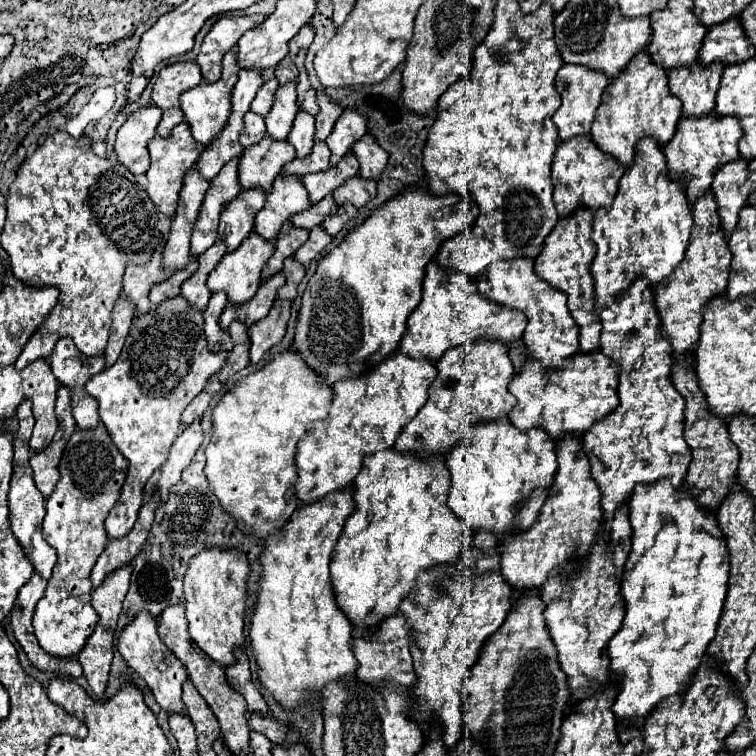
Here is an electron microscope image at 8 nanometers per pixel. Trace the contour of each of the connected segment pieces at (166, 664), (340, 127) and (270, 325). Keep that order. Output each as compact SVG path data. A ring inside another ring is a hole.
M139 612L131 624L127 624L117 640L117 650L125 658L125 662L149 684L157 704L167 712L185 712L185 704L181 700L181 686L187 680L185 664L161 642L157 634L157 620L149 612Z
M345 108L337 124L333 126L331 136L325 140L331 150L331 164L335 166L351 150L351 146L365 134L367 134L367 118L359 116L355 108Z
M275 300L275 308L271 308L271 312L263 320L259 320L259 324L253 324L249 328L253 364L257 364L271 346L281 342L289 320L289 308L289 300Z

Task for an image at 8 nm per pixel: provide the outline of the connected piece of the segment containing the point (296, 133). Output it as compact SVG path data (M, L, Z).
M299 110L295 124L287 136L287 140L295 146L297 158L303 158L311 152L313 148L313 136L315 136L315 116L311 116L309 112Z

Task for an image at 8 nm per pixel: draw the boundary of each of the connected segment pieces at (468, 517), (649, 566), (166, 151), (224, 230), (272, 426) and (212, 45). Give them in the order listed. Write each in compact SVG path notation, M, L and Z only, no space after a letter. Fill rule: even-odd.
M501 416L499 420L479 420L467 428L467 436L459 440L455 448L447 454L445 460L449 472L451 472L451 490L447 504L449 508L469 526L475 530L495 530L499 536L507 530L525 530L535 520L537 514L547 498L551 480L557 472L557 456L555 456L555 442L547 432L543 430L531 430L531 432L519 432L509 416ZM521 500L525 500L523 506L517 506Z
M657 480L655 484L651 484L651 488L635 488L635 496L631 496L631 526L633 526L633 548L631 554L625 562L623 568L623 582L621 582L621 592L625 596L625 620L621 630L613 636L611 644L609 644L609 658L611 658L611 674L613 676L621 676L619 680L619 696L615 698L613 704L613 712L619 720L619 738L623 742L627 742L631 738L631 732L635 726L639 726L641 722L645 722L645 718L649 716L649 712L667 696L677 694L681 690L685 690L697 670L697 666L701 664L709 642L715 638L715 630L717 630L717 622L723 610L723 602L725 602L725 594L727 594L727 568L729 568L729 556L727 556L727 544L723 544L723 534L719 532L719 522L715 520L715 516L707 516L707 512L703 512L703 508L699 508L699 504L695 504L695 500L691 500L691 492L687 492L687 486L683 484L683 488L679 488L679 492L675 492L675 488L671 488L671 480Z
M181 122L177 124L171 134L167 138L161 138L161 136L155 136L151 142L149 142L149 154L151 154L151 166L147 170L147 192L151 196L151 200L159 206L159 210L165 214L165 216L173 216L175 214L175 208L177 208L177 198L179 198L179 190L183 186L183 176L185 172L199 160L201 152L203 152L203 144L195 142L193 136L191 136L191 128L187 122Z
M251 188L251 192L239 192L237 200L225 204L221 212L219 238L227 244L227 250L239 248L239 244L251 234L255 224L255 214L265 204L265 192L261 188Z
M289 348L285 352L277 352L261 370L237 380L235 386L219 400L219 404L213 410L215 430L209 446L205 448L207 480L211 482L211 488L219 498L223 510L237 520L237 526L241 530L257 534L261 542L267 538L267 534L279 532L297 508L297 442L311 428L313 422L323 420L327 416L331 398L333 392L329 384L323 380L323 376L309 368L305 360L299 356L299 352Z
M263 14L239 16L239 18L219 18L209 34L203 38L201 52L197 56L197 64L201 66L201 74L205 82L217 82L221 76L221 60L227 50L231 50L237 40L251 28L257 28L265 20Z

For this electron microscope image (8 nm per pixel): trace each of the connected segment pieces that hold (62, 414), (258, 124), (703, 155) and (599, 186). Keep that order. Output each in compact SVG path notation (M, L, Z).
M59 384L59 392L57 392L57 404L55 404L55 412L57 412L57 420L59 420L59 428L51 440L51 444L43 450L43 452L33 452L31 454L31 468L33 468L33 478L35 484L39 488L39 492L49 498L57 480L59 480L59 458L65 450L67 440L71 438L71 434L75 432L75 418L71 414L71 392L67 392L67 386Z
M247 112L245 114L245 128L243 128L243 132L239 134L241 138L241 144L243 144L243 148L247 148L247 146L253 146L253 144L257 144L265 134L267 134L267 130L265 130L265 120L259 116L259 114L255 114L255 112Z
M711 112L711 116L695 116L691 120L687 120L687 116L679 118L679 128L675 130L675 136L667 142L665 156L671 176L677 182L685 184L689 202L697 200L699 196L703 196L703 192L707 192L717 170L723 164L739 158L739 136L743 136L743 128L739 120L735 120L735 116L715 116Z
M591 134L583 136L583 140L567 140L567 144L559 144L553 158L553 200L559 212L559 218L571 216L579 206L589 210L597 210L609 206L615 198L617 184L623 176L623 168L611 160L611 156L603 156L595 144L591 144Z

